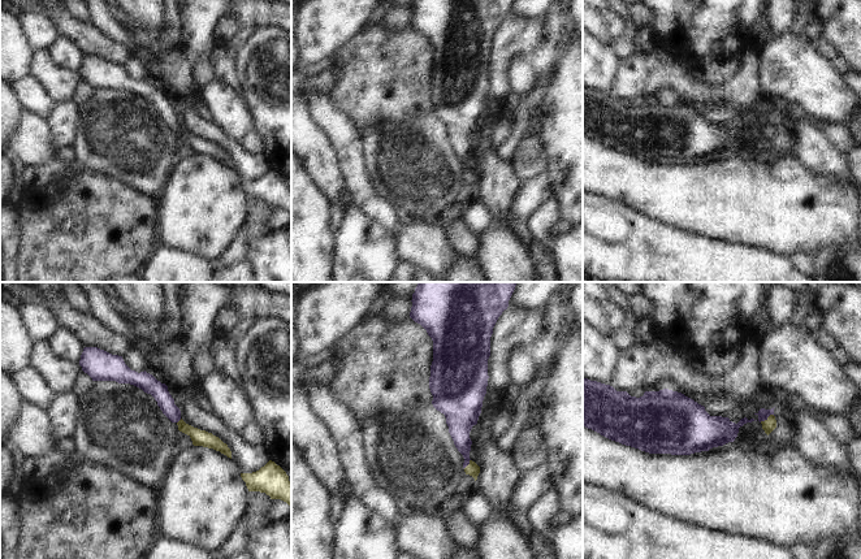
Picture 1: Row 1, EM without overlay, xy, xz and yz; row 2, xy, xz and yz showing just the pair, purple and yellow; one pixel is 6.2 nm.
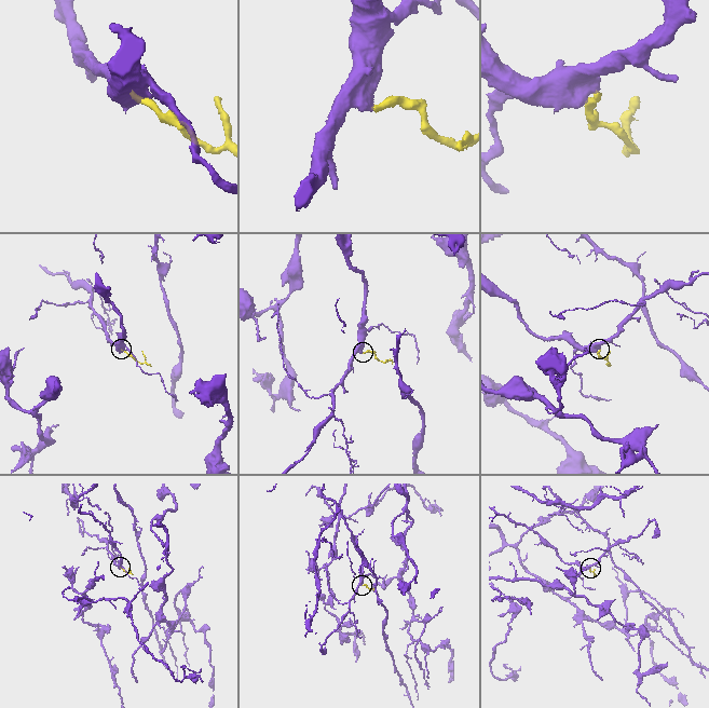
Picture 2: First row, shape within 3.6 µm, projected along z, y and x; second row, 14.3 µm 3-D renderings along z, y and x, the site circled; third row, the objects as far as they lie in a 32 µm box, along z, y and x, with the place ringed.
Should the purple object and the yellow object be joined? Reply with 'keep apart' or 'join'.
join

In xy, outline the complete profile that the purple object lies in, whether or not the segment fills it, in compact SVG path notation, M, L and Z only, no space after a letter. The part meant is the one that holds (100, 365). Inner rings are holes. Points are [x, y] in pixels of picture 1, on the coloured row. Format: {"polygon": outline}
{"polygon": "M85 347L81 355L79 365L92 381L116 381L118 384L130 384L144 393L151 394L163 413L178 425L178 430L187 434L194 446L203 446L220 451L232 459L232 451L226 443L219 437L200 430L186 424L181 419L181 411L174 404L174 399L168 391L168 386L157 381L152 374L144 372L131 370L124 361L122 356L112 355L98 347Z"}

